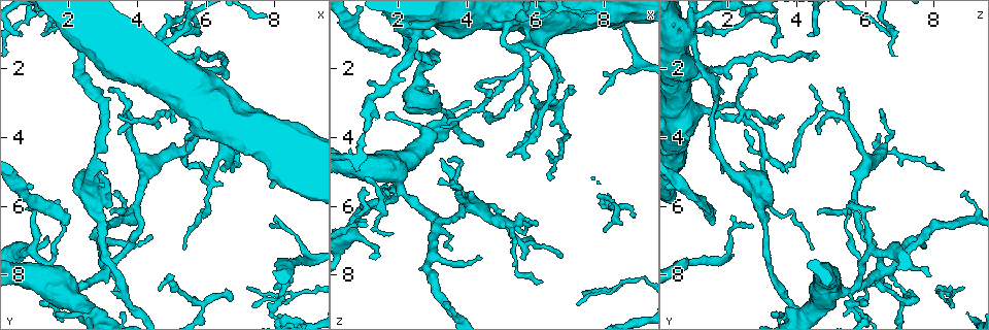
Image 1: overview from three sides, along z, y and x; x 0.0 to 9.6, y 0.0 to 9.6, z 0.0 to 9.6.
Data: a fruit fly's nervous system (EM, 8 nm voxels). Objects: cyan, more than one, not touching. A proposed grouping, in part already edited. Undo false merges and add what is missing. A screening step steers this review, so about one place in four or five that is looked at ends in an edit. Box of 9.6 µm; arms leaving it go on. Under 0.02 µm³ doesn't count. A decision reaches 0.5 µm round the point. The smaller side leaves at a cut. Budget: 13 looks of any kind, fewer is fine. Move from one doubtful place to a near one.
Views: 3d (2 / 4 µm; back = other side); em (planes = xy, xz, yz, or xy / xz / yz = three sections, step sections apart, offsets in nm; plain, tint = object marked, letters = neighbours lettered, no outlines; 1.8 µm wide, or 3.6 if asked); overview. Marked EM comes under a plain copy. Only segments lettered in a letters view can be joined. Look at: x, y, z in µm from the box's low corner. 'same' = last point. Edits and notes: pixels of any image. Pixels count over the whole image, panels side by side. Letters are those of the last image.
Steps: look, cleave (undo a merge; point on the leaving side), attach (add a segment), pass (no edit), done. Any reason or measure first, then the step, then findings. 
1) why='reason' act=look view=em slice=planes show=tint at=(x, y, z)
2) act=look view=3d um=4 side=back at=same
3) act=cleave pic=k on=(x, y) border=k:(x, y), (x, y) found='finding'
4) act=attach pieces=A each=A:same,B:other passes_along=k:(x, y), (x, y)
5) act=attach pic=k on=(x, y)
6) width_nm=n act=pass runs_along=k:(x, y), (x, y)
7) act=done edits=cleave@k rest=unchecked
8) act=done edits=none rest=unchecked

why='tapers out' act=look view=3d um=2 at=(7.85, 6.55, 2.65)

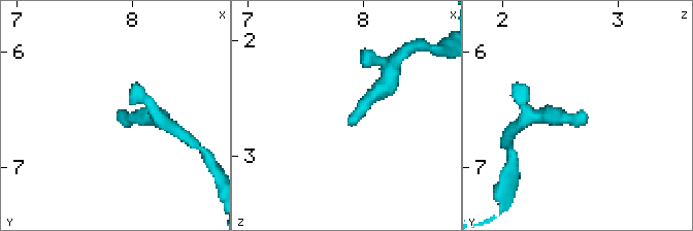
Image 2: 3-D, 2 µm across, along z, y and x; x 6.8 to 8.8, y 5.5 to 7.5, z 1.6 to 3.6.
why='shape alone is not enough' act=look view=em slice=planes show=letters at=(7.84, 6.54, 2.72)

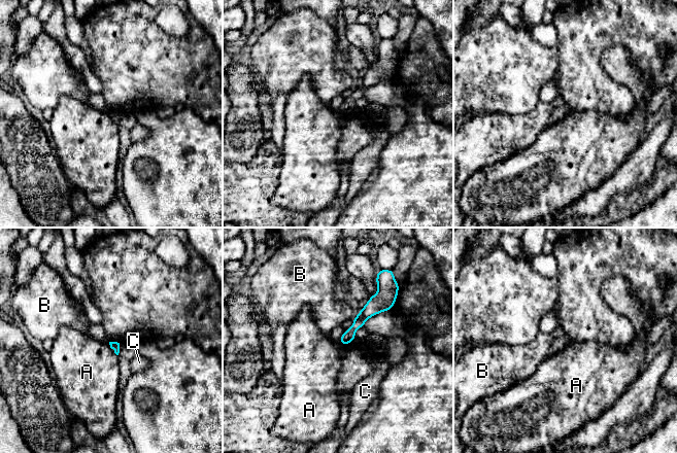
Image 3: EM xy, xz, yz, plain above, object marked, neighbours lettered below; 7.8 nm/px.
act=pass each=A:other,B:other,C:other border=3:(108, 343), (109, 347), (117, 355) found='no lettered segment goes on from it'

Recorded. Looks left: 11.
why='abrupt turn' act=look view=3d um=2 side=back at=(8.90, 7.60, 1.70)

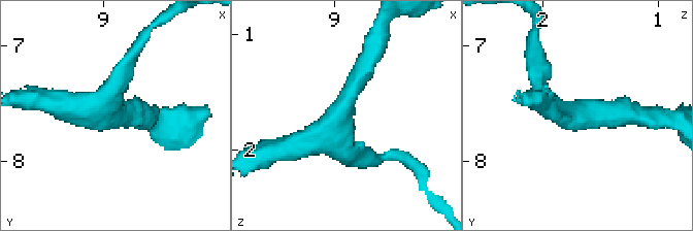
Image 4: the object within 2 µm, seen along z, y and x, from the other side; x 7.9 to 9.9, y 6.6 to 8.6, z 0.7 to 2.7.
why='shape alone is not enough' act=look view=em slice=xz step=4 show=tint at=(8.96, 7.62, 1.68)

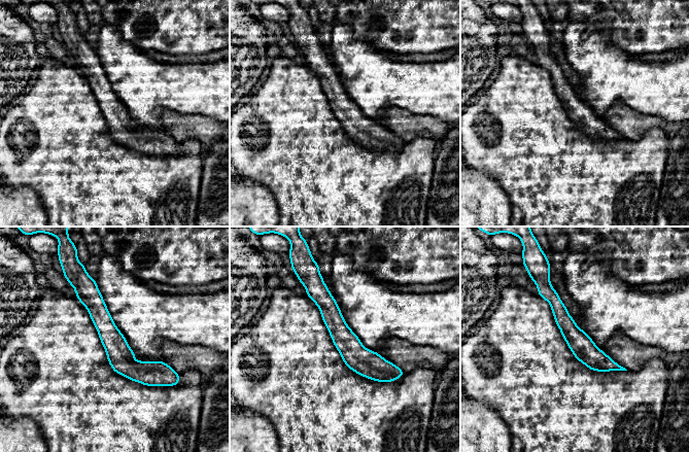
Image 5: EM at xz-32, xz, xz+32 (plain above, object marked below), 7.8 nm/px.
act=look view=em slice=planes show=letters at=same

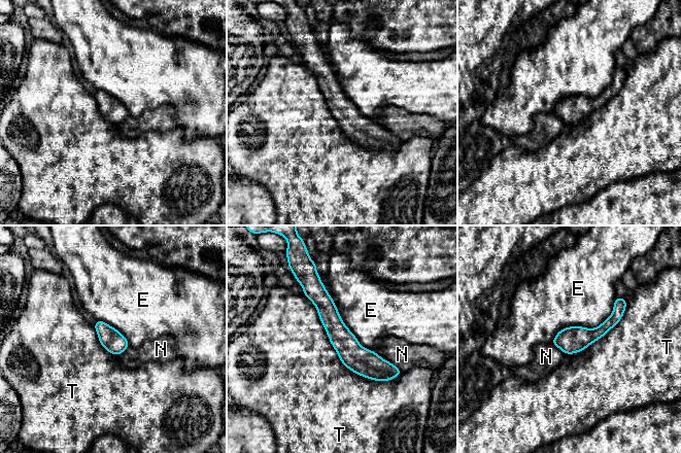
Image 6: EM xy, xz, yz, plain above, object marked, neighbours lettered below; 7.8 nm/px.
act=pass each=E:other,N:other,T:other runs_along=6:(310, 288), (339, 335), (393, 375) found='one neuron here'

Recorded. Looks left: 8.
why='abrupt turn' act=look view=3d um=2 at=(6.75, 4.80, 3.80)

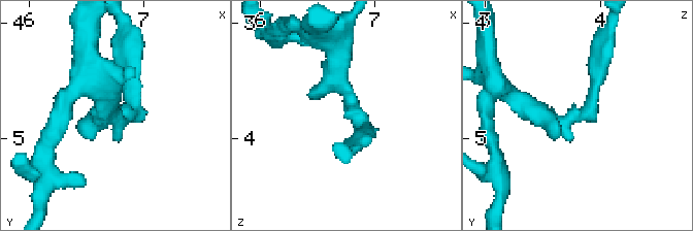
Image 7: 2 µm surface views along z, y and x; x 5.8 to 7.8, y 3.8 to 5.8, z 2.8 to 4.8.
why='need the tissue' act=look view=em slice=planes show=tint at=(6.80, 4.80, 3.78)

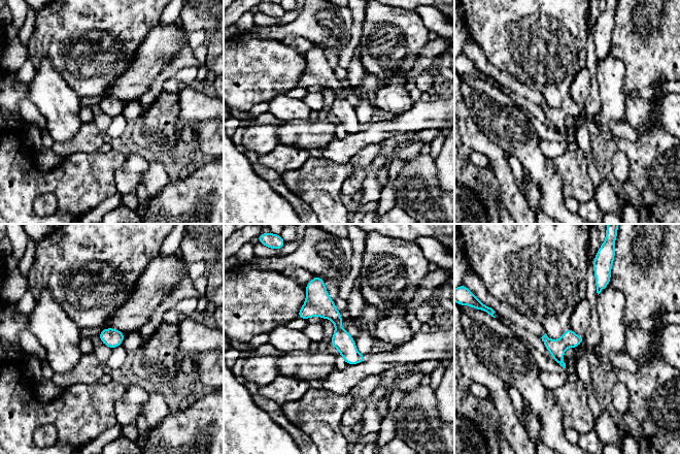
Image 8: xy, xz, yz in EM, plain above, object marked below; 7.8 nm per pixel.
act=look view=em slice=planes show=letters at=same

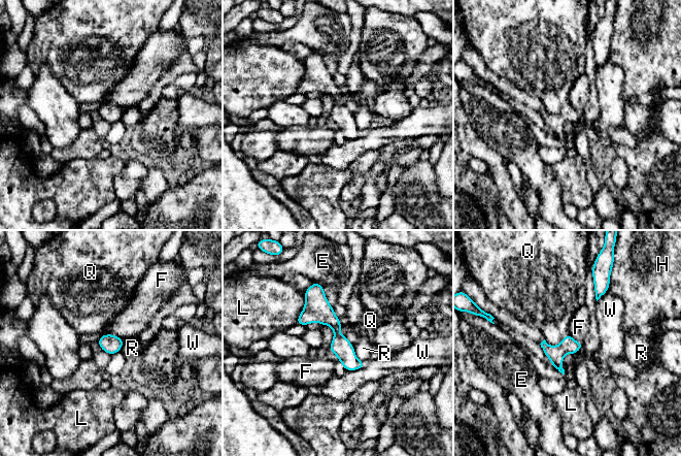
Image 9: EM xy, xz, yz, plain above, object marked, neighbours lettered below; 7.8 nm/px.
width_nm=140 act=pass each=E:other,F:other,H:other,L:other,Q:other,R:other,W:other runs_along=9:(316, 288), (340, 346), (362, 364) found='one neuron here'

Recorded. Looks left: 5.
why='branch stops here' act=look view=em um=3.6 slice=planes show=letters at=(2.00, 6.55, 1.60)

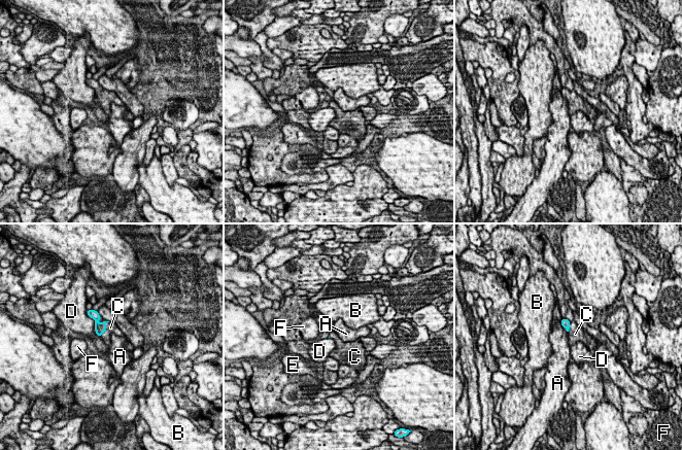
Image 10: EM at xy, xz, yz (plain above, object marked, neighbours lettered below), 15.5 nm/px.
longest_contact=D:480nm act=attach pieces=C each=A:other,B:other,C:same,D:other,E:other,F:other found='the neuron continues'

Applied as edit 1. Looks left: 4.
act=look view=overview

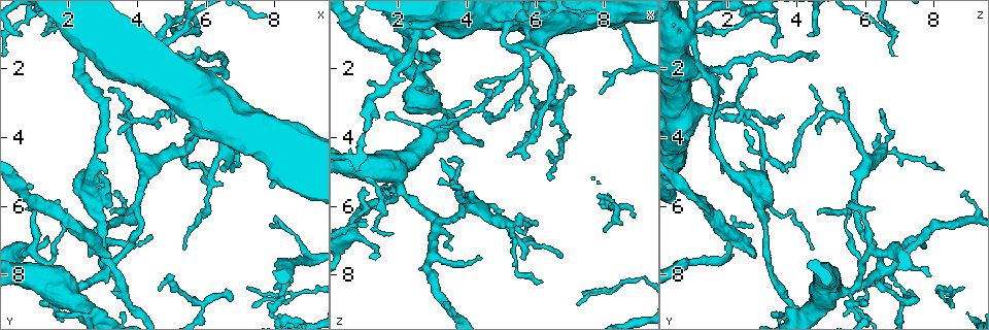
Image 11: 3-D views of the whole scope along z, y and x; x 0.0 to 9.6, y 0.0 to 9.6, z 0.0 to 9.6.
why='sharp bend' act=look view=3d um=4 at=(2.00, 8.45, 5.30)

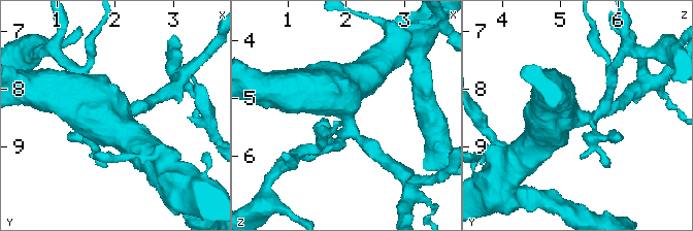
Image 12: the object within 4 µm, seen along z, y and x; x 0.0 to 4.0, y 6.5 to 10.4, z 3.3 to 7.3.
why='need the tissue' act=look view=em um=3.6 slice=xy step=4 show=tint at=(2.00, 8.45, 5.30)

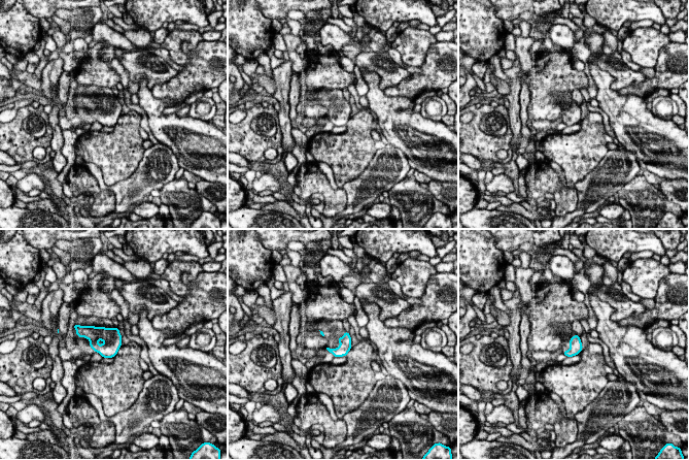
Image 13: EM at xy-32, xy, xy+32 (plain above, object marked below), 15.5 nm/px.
act=look view=em um=3.6 slice=planes show=letters at=same

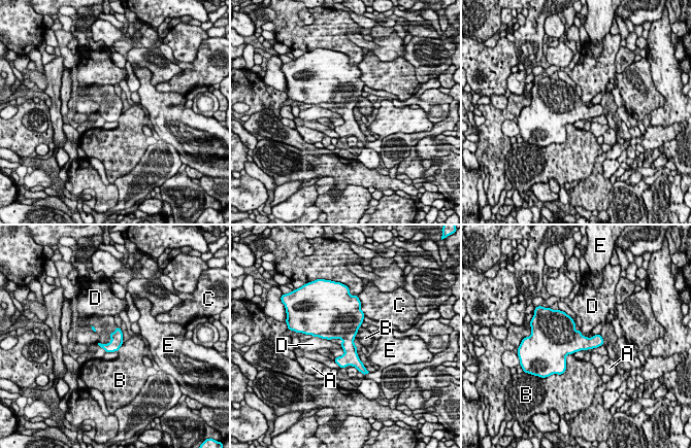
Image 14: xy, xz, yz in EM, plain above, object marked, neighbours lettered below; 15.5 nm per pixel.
act=pass each=A:other,B:other,C:other,D:other,E:other found='all the same neuron'

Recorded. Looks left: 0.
act=done edits=attach@10 rest=unchecked

